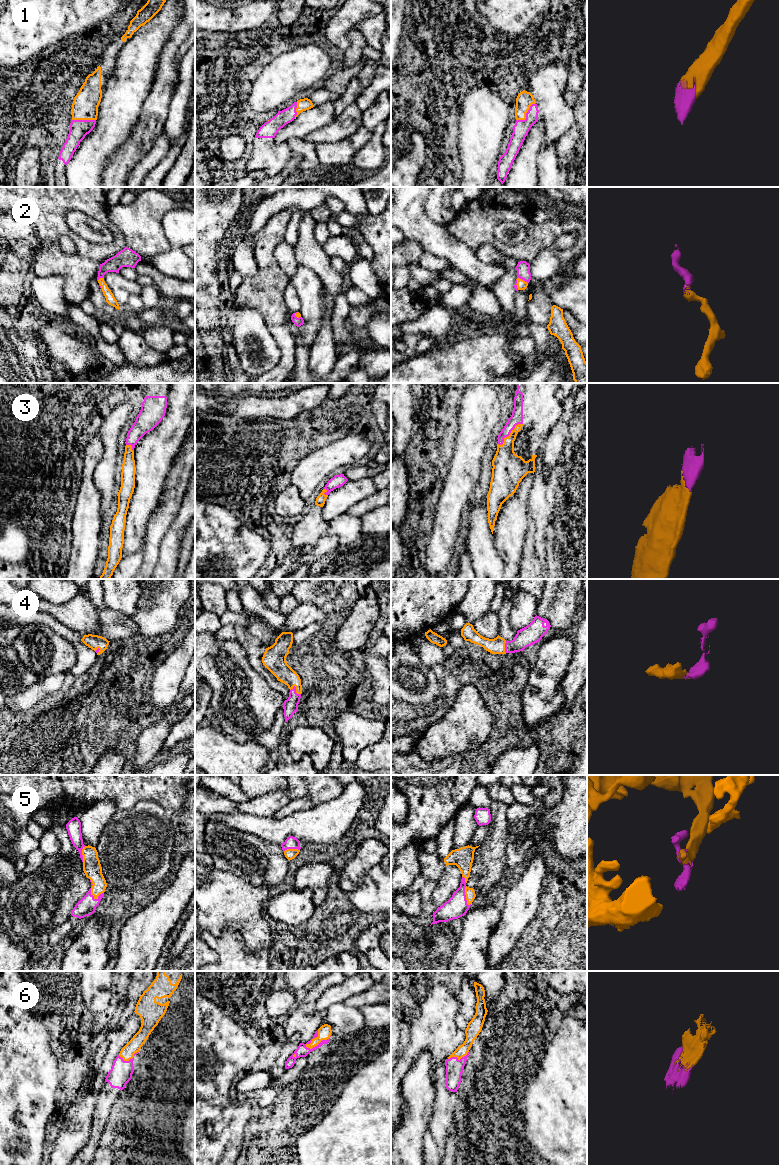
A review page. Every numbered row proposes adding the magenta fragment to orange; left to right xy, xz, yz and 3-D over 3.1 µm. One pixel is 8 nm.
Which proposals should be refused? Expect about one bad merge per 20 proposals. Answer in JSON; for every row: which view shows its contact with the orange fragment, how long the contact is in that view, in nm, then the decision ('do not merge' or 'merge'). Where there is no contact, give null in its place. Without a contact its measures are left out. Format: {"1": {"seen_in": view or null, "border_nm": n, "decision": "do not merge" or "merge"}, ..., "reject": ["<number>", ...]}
{"1": {"seen_in": "yz", "border_nm": 220, "decision": "merge"}, "2": {"seen_in": "yz", "border_nm": 110, "decision": "merge"}, "3": {"seen_in": "yz", "border_nm": 260, "decision": "merge"}, "4": {"seen_in": "xz", "border_nm": 100, "decision": "merge"}, "5": {"seen_in": "xy", "border_nm": 180, "decision": "merge"}, "6": {"seen_in": "xz", "border_nm": 240, "decision": "merge"}, "reject": []}

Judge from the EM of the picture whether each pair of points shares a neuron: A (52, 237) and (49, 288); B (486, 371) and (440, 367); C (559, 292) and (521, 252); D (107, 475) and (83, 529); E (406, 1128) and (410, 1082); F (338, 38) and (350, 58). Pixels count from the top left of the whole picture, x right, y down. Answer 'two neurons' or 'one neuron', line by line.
A: two neurons
B: one neuron
C: two neurons
D: two neurons
E: one neuron
F: two neurons

